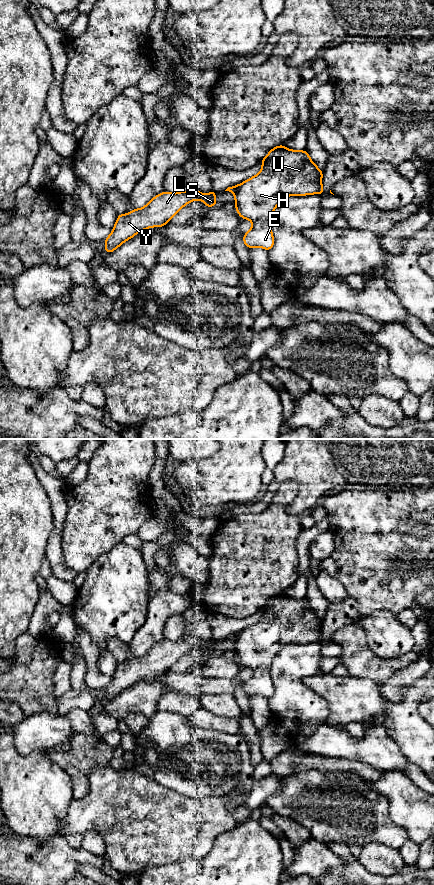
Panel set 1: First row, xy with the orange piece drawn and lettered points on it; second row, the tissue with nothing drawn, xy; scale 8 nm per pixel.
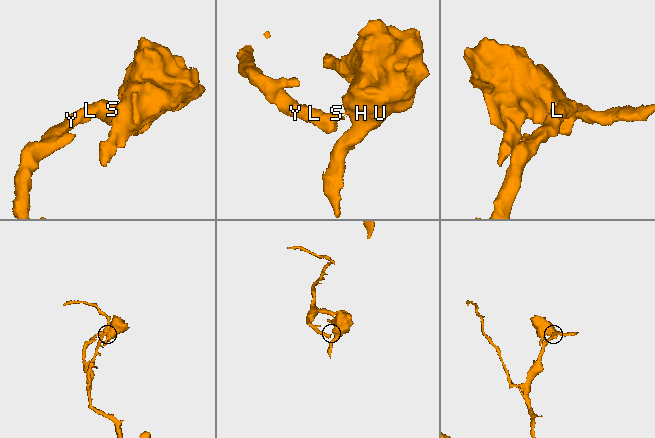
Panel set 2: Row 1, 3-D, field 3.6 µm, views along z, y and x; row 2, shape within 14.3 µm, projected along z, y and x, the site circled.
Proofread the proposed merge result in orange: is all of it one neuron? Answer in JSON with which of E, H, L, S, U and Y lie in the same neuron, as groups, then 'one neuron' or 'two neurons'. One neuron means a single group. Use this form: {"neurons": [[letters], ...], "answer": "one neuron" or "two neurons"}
{"neurons": [["E", "H", "U"], ["L", "S", "Y"]], "answer": "two neurons"}

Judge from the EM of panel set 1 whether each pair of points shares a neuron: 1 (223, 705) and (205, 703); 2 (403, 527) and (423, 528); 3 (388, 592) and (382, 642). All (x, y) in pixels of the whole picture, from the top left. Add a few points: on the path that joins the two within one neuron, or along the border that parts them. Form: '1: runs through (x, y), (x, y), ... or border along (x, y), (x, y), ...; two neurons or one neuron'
1: runs through (219, 704), (209, 703); one neuron
2: runs through (408, 527), (418, 528); one neuron
3: border along (374, 610), (387, 610), (396, 616); two neurons

